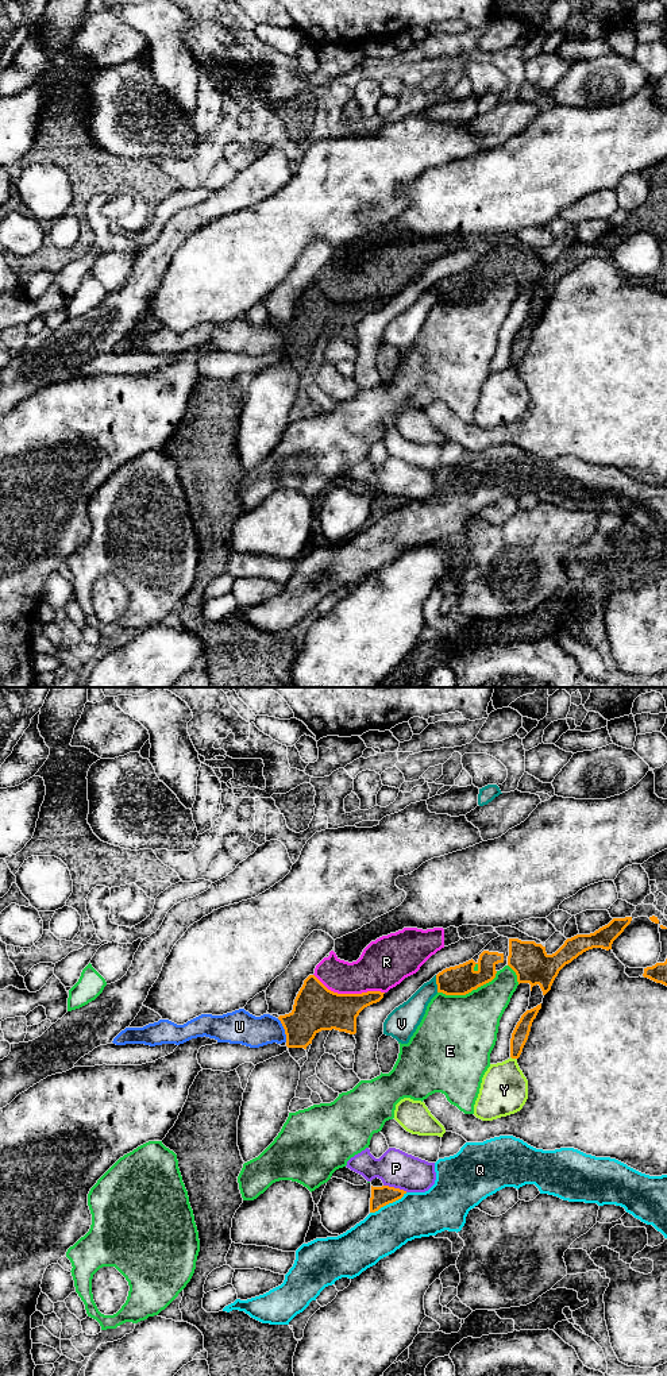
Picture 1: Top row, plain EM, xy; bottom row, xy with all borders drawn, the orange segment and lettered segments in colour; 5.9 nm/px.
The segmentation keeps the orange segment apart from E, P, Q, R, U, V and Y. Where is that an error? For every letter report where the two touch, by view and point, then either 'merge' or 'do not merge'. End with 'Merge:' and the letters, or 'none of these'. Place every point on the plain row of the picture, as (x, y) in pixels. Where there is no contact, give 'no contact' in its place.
E: xy (469, 300) | do not merge
P: xy (396, 497) | do not merge
Q: xy (388, 512) | do not merge
R: xy (349, 303) | do not merge
U: xy (285, 339) | do not merge
V: xy (436, 292) | do not merge
Y: xy (513, 366) | do not merge
Merge: none of these

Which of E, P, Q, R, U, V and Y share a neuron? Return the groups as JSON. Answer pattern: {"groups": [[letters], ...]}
{"groups": [["E"], ["P"], ["Q"], ["R"], ["U"], ["V"], ["Y"]]}

